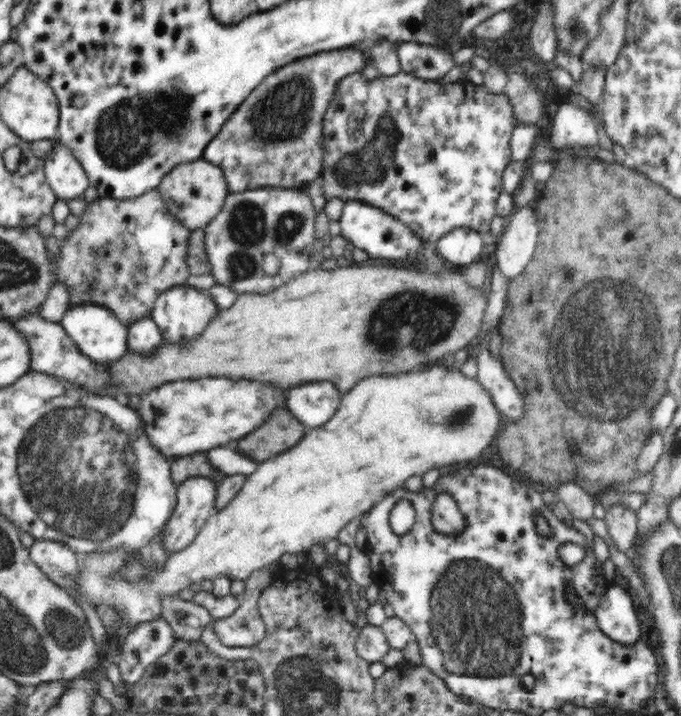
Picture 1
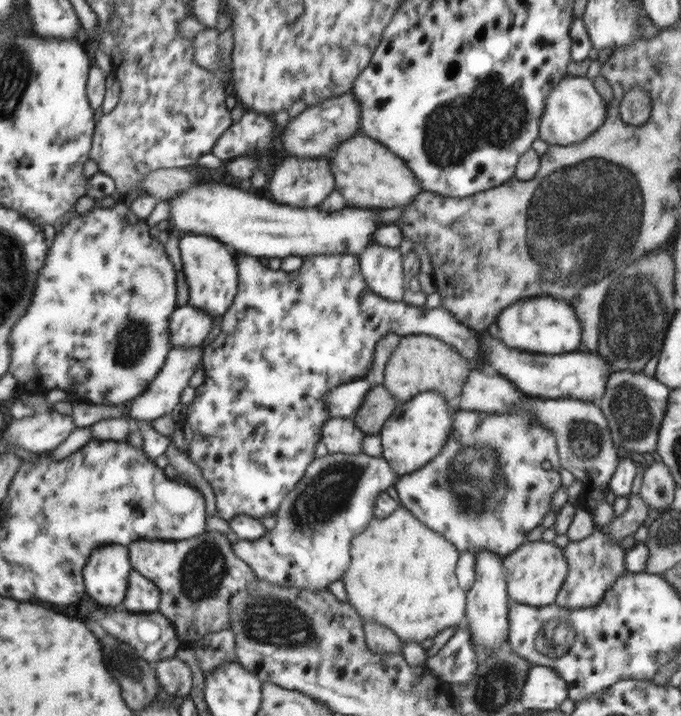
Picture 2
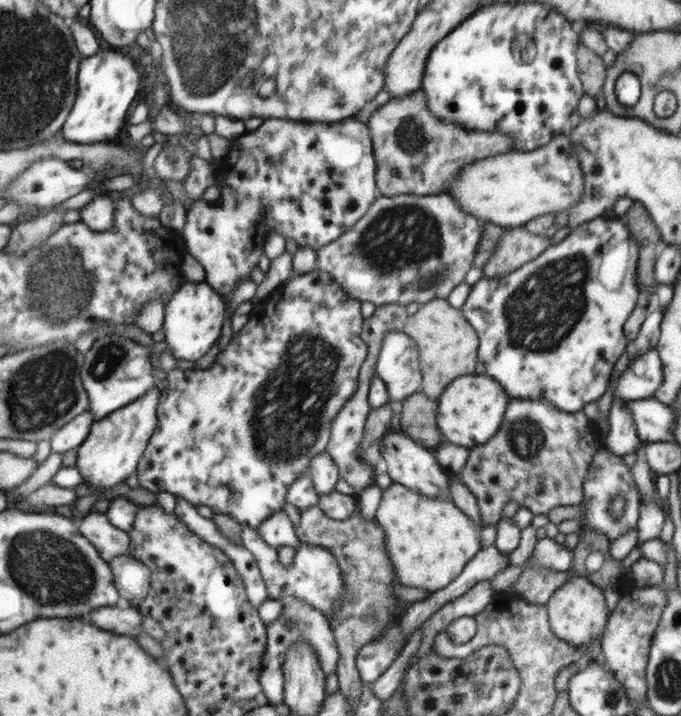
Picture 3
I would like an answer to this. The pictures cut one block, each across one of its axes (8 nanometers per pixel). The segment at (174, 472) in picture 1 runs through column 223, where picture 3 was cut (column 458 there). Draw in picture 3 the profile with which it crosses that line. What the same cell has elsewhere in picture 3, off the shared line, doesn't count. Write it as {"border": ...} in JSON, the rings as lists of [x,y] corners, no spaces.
{"border":[[[510,398],[497,432],[485,444],[468,449],[466,462],[455,477],[476,500],[481,525],[495,525],[501,520],[503,506],[510,500],[534,515],[547,515],[556,506],[579,504],[579,482],[588,475],[587,468],[591,468],[594,455],[593,432],[582,410],[563,412],[547,400]]]}

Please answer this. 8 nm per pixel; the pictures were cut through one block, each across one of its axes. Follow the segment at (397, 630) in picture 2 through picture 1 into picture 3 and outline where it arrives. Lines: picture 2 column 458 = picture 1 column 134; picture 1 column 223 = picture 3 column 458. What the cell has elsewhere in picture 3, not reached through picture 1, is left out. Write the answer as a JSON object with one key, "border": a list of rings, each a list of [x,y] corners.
{"border":[[[396,483],[381,492],[374,520],[385,532],[385,548],[396,569],[397,583],[427,593],[448,587],[479,550],[475,525],[450,497],[423,497]]]}

